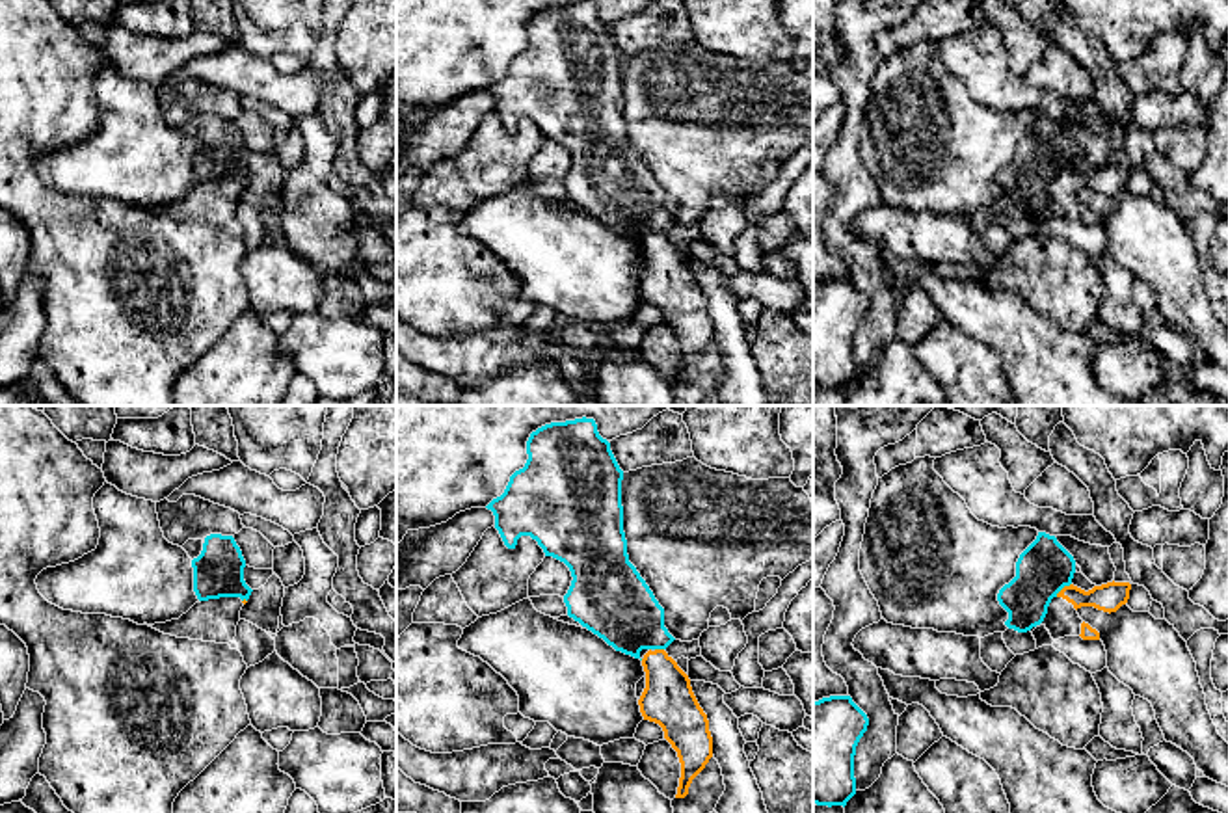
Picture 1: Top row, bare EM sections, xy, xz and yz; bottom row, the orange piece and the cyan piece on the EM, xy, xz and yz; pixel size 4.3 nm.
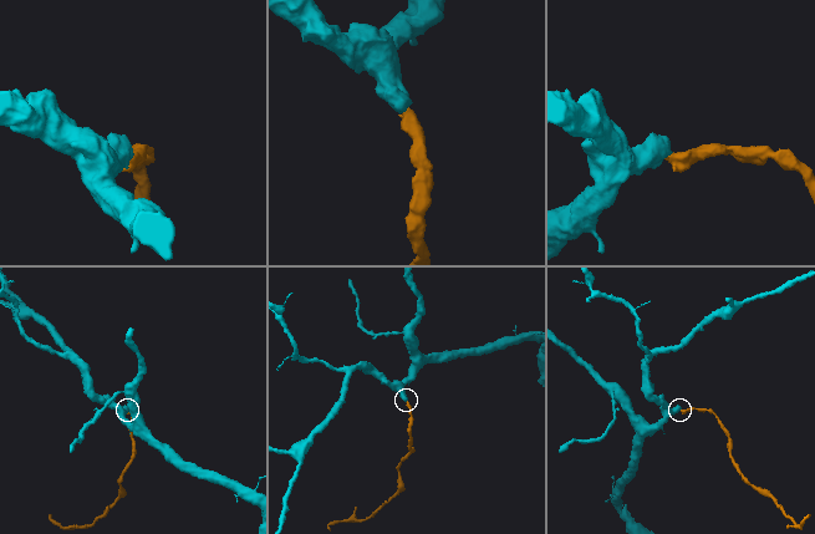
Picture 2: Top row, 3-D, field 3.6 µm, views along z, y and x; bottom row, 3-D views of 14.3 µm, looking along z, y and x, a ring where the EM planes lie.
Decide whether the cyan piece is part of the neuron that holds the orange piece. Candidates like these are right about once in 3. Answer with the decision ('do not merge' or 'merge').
do not merge

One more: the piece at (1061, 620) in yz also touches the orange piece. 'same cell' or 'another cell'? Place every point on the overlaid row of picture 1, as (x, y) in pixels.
same cell

